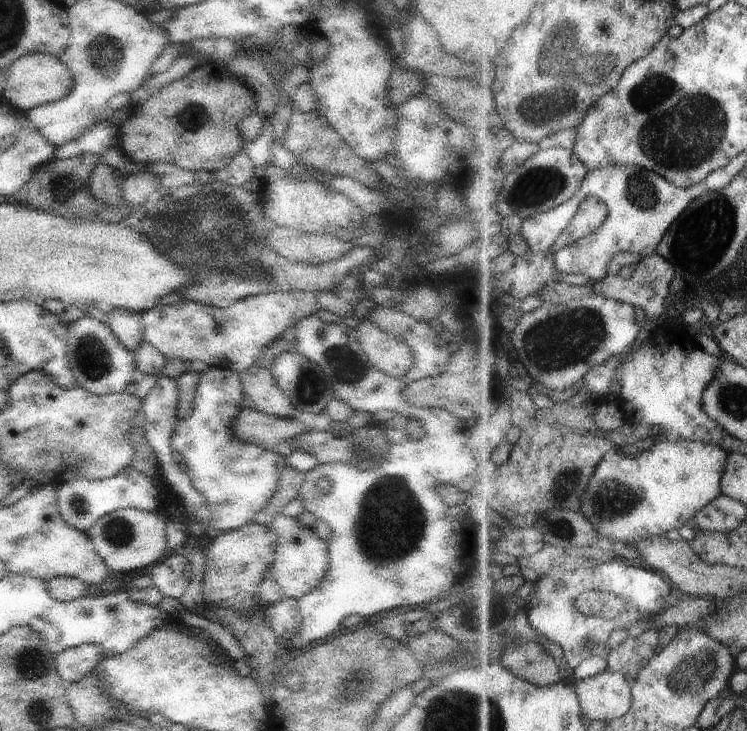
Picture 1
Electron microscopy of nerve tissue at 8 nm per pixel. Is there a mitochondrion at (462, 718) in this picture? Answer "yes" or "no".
yes

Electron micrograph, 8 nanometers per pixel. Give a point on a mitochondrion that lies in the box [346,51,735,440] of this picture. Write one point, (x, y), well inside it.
(675, 134)

